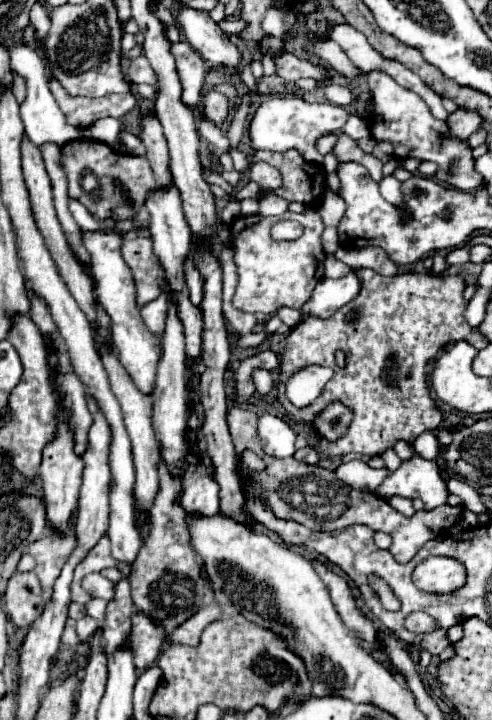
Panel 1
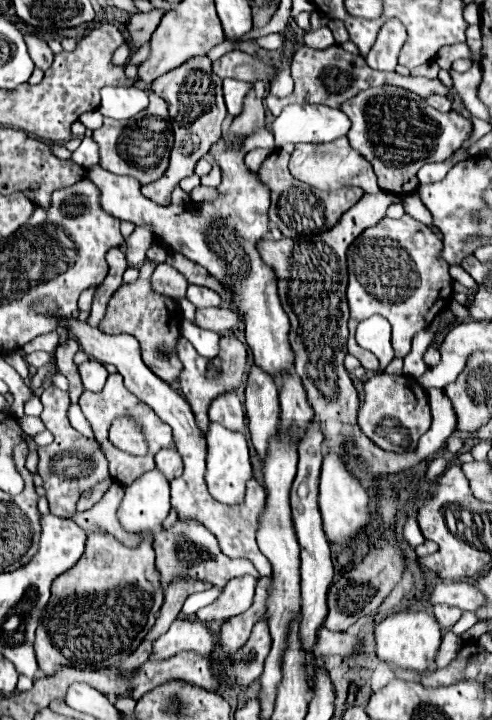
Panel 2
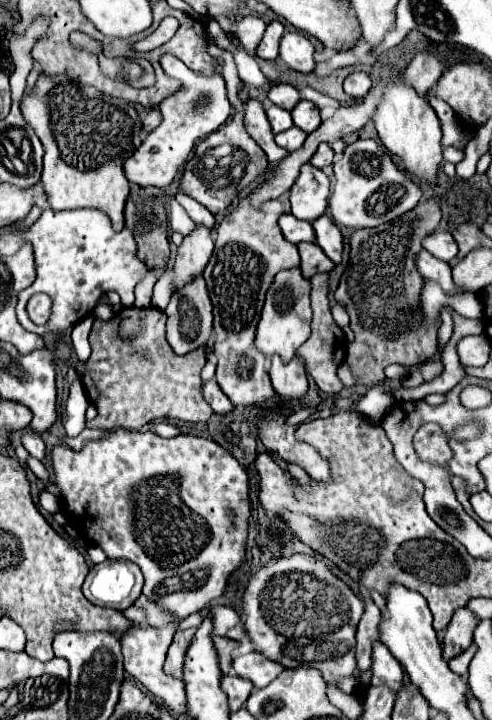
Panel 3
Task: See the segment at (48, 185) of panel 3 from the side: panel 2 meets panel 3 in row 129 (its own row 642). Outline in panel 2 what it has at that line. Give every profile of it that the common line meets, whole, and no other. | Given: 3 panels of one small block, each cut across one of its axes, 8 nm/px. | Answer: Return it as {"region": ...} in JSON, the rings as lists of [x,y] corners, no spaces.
{"region":[[[88,534],[86,550],[76,566],[52,582],[52,596],[34,640],[40,670],[54,674],[56,666],[98,670],[118,664],[140,646],[154,626],[162,600],[164,586],[156,570],[152,534],[146,534],[138,548],[124,546],[112,534]]]}

